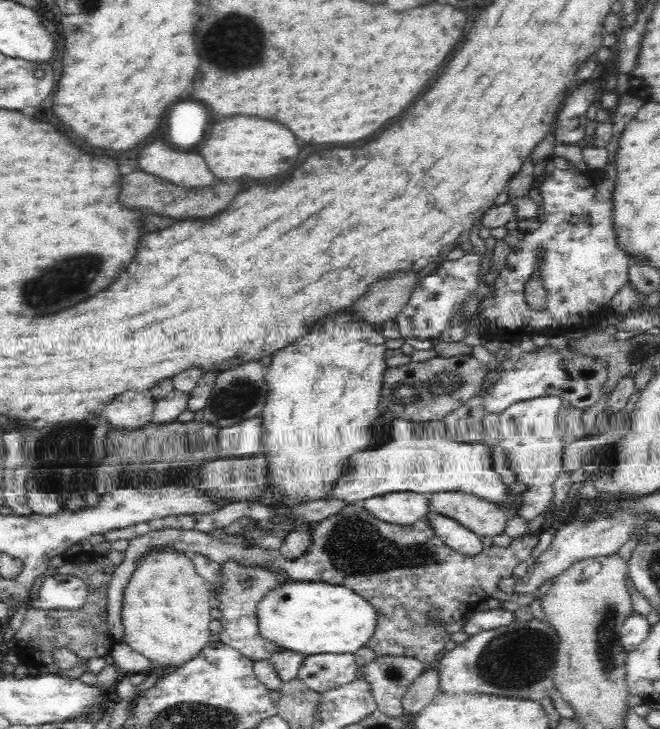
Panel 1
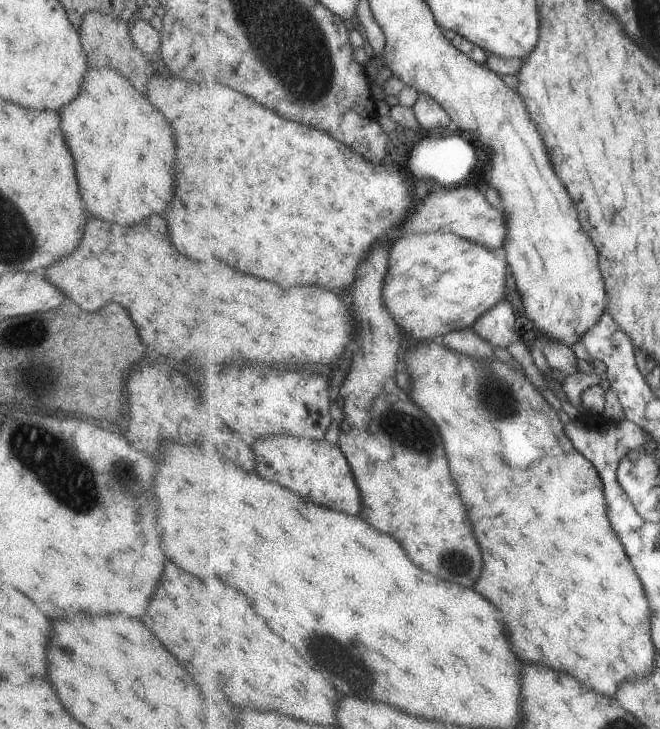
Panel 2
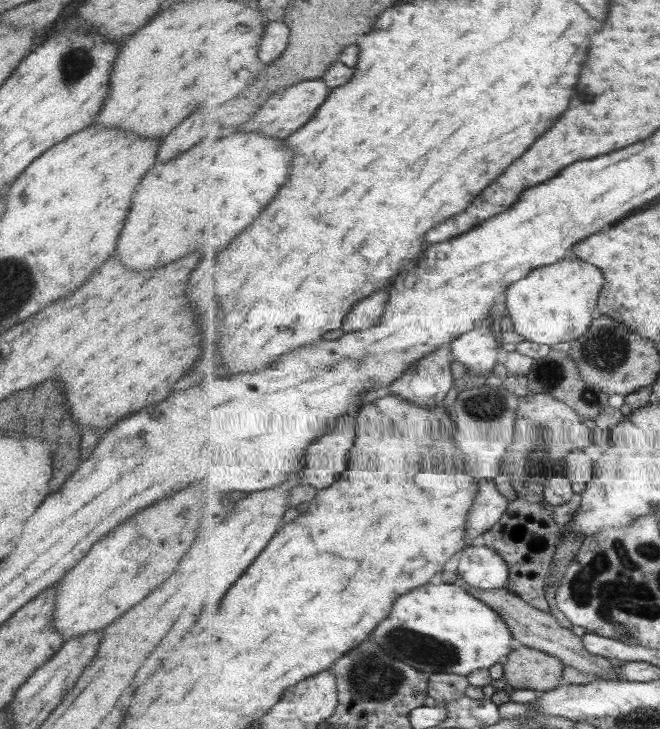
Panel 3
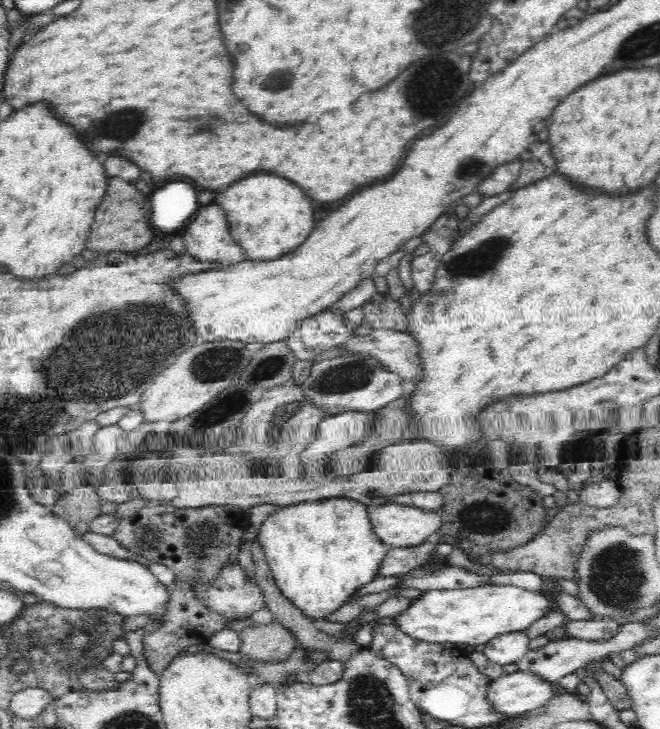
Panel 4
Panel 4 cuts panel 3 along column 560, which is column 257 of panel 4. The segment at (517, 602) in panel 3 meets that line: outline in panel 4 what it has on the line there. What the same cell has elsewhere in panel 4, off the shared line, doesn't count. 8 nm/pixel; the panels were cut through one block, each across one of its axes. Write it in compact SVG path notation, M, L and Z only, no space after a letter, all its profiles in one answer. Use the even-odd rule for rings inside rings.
M252 624L237 633L239 651L253 660L282 662L296 647L294 636L280 624Z

